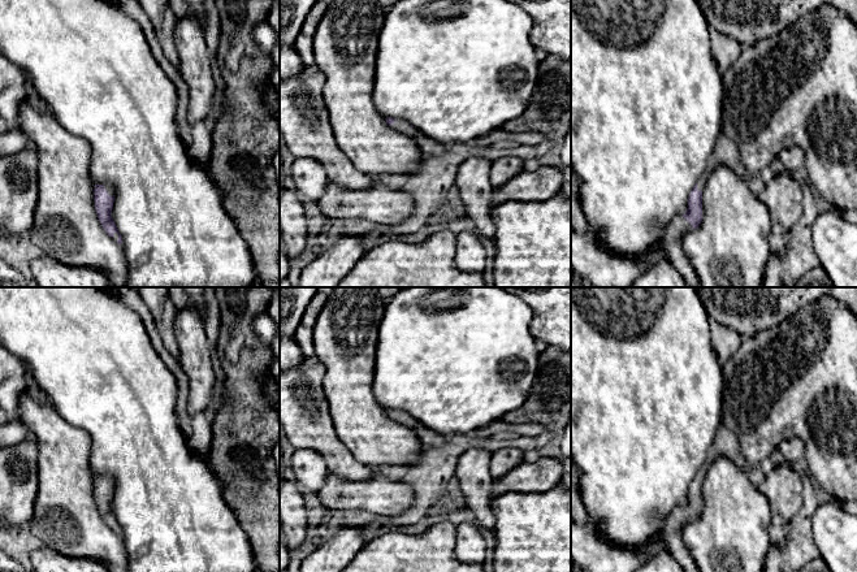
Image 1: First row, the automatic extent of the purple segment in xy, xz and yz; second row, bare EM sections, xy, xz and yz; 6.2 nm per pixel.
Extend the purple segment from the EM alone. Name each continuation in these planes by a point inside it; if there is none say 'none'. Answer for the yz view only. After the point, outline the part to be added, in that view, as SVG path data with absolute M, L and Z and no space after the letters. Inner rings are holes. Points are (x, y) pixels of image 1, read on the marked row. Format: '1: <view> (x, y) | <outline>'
1: yz (702, 180) | M710 166L706 169L706 172L700 177L698 182L697 182L697 188L704 191L705 185L707 182L707 177L710 174L710 172L713 170L714 166Z
2: yz (591, 265) | M675 216L667 224L665 237L641 256L615 256L597 243L592 230L580 234L571 229L571 287L633 287L633 282L662 259L672 263L685 287L700 287L681 247L683 237L691 229L683 216Z

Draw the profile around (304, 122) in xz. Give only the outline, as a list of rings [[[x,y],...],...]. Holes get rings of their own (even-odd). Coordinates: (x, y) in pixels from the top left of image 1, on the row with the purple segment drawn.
[[[316,65],[303,66],[299,74],[280,81],[280,130],[285,146],[295,157],[319,161],[330,183],[359,191],[378,178],[358,170],[338,147],[325,99],[325,78]]]

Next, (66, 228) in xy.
[[[29,100],[18,110],[18,127],[29,138],[38,152],[39,199],[34,216],[34,226],[29,235],[44,255],[69,266],[83,266],[103,270],[108,276],[108,287],[122,287],[127,277],[127,261],[121,244],[114,242],[103,229],[95,209],[94,188],[88,172],[91,146],[81,136],[64,129],[51,113],[36,109]]]

